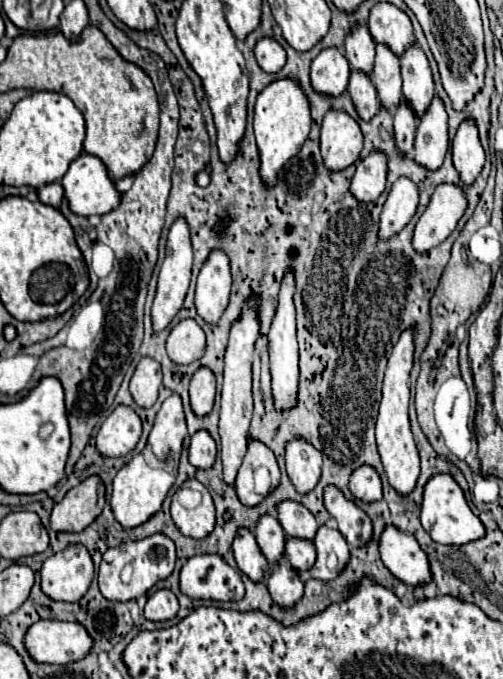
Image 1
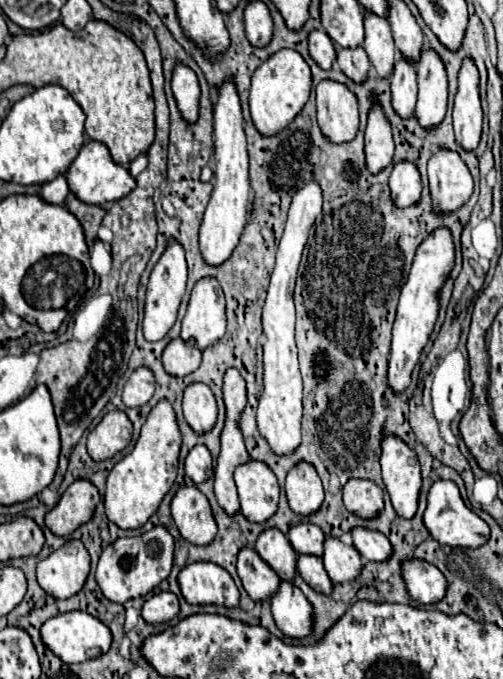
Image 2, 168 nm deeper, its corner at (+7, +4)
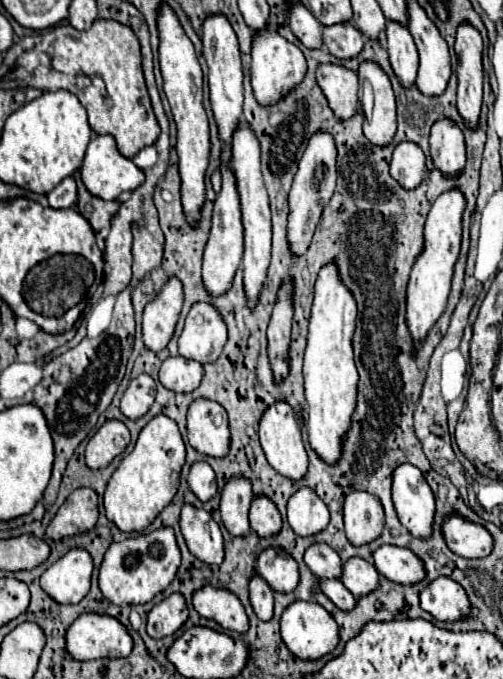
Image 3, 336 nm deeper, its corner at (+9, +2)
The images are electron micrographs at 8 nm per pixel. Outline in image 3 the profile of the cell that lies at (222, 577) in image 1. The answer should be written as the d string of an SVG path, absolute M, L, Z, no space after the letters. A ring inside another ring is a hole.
M205 584L197 588L193 592L193 606L201 616L215 620L223 628L235 632L247 632L249 628L249 620L243 610L243 604L233 592L225 588L213 584Z

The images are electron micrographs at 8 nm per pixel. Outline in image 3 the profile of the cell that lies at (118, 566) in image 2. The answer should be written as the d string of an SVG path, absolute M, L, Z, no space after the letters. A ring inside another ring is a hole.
M159 528L149 534L127 538L123 542L113 542L101 562L99 568L99 588L111 604L117 606L135 606L151 602L155 594L163 592L181 564L181 552L175 542L175 534L171 528Z

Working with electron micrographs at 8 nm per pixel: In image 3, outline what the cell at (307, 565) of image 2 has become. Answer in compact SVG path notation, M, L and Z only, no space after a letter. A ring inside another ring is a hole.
M319 578L317 580L321 592L341 610L351 610L355 606L353 594L337 580L337 578Z

